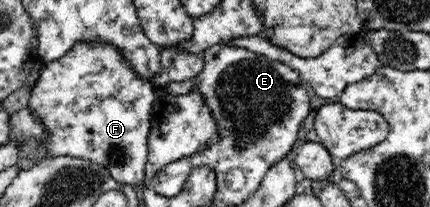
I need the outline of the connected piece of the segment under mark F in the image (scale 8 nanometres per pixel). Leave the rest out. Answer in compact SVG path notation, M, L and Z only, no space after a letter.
M77 42L53 65L39 71L37 82L31 89L29 110L47 129L47 140L39 143L43 157L69 156L87 160L105 167L119 184L132 187L144 184L156 93L149 80L143 80L133 72L116 46L108 42Z

